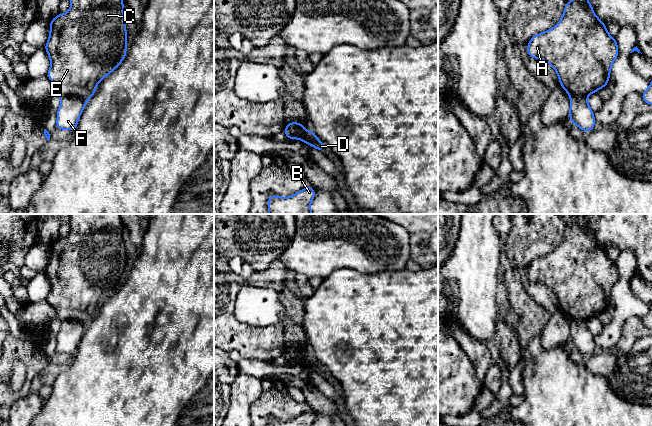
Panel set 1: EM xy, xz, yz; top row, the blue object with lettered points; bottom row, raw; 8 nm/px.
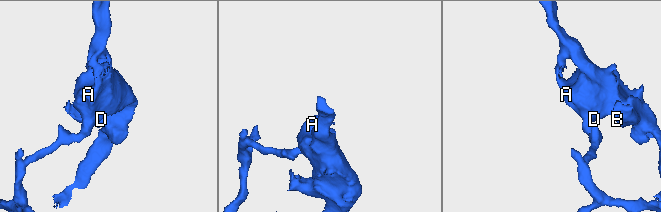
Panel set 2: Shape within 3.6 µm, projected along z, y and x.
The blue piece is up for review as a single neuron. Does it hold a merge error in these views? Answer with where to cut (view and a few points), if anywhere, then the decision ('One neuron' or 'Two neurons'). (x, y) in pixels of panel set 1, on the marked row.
Split along xy (62, 96), (77, 96), (85, 101). Two neurons

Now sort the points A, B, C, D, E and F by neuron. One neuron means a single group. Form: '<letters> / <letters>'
A B C D E / F

